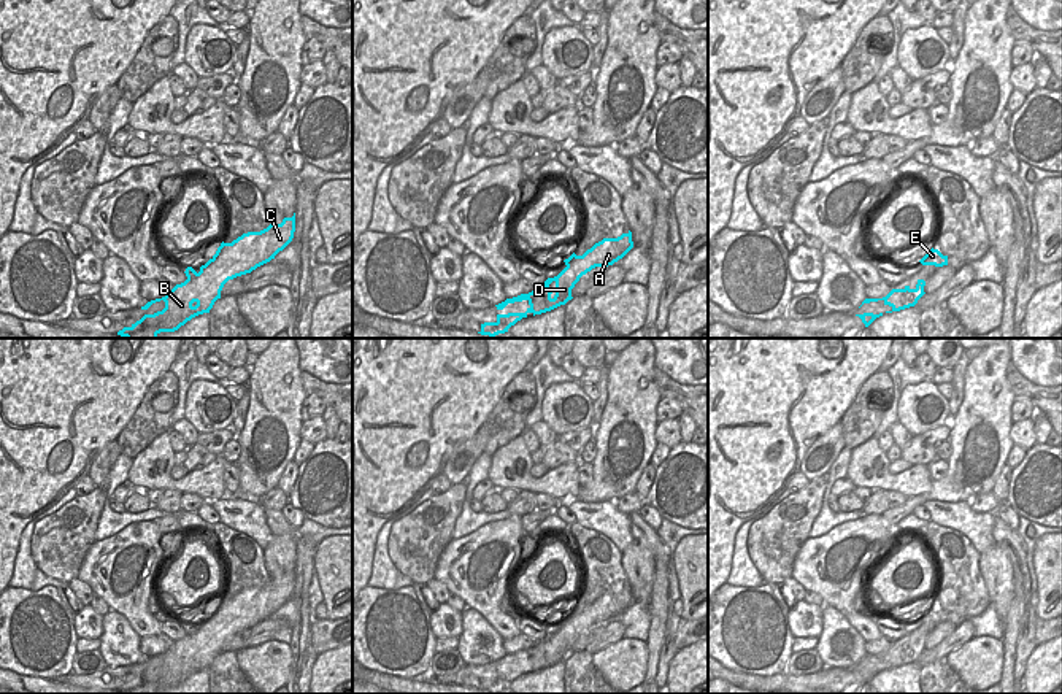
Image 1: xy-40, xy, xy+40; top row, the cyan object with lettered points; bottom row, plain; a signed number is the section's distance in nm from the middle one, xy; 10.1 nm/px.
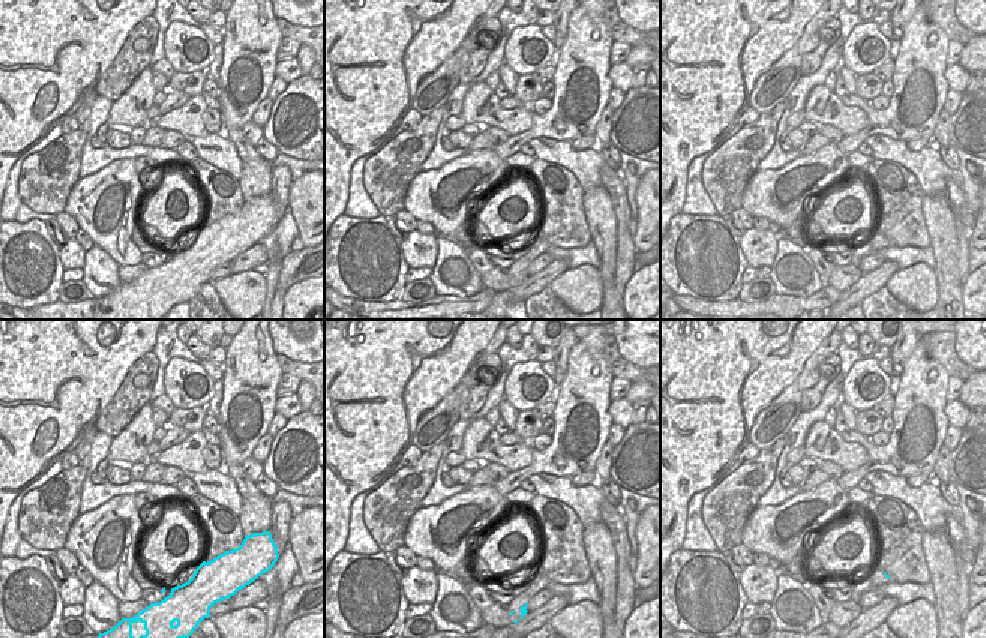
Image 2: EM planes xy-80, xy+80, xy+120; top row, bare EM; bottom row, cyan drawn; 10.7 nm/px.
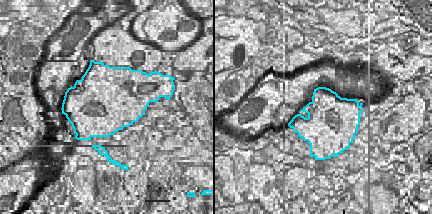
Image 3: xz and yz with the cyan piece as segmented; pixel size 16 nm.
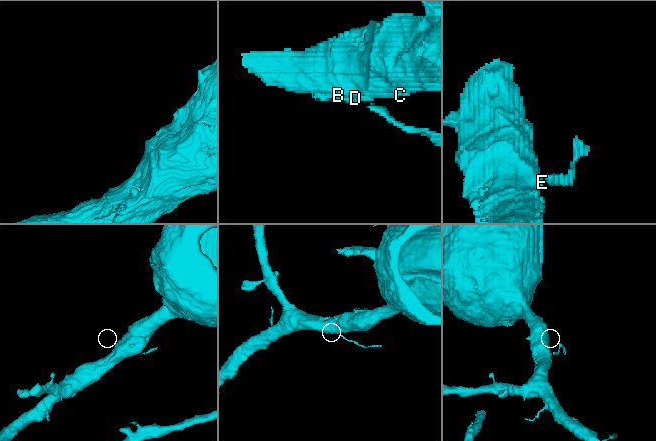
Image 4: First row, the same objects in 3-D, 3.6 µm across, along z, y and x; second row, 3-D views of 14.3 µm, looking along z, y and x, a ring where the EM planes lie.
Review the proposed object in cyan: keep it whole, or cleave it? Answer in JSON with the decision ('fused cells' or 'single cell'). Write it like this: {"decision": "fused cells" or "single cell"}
{"decision": "fused cells"}

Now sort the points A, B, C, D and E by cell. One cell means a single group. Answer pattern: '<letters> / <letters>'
A B C D / E

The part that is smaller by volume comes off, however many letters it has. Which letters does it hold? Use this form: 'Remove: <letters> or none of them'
Remove: E

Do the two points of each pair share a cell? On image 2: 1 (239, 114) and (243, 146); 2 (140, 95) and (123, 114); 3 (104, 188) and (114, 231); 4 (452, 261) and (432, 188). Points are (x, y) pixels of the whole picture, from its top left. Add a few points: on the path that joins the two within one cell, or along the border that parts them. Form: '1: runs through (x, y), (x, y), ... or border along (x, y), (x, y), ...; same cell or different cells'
1: border along (240, 128), (222, 129); different cells
2: runs through (134, 96), (129, 108); same cell
3: runs through (105, 198), (108, 221); same cell
4: border along (437, 234), (444, 237); different cells

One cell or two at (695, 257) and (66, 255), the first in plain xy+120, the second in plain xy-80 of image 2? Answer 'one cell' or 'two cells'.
two cells

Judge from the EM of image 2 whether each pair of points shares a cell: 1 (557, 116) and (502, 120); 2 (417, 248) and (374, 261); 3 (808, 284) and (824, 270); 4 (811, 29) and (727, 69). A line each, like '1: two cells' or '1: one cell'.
1: two cells
2: two cells
3: two cells
4: two cells

